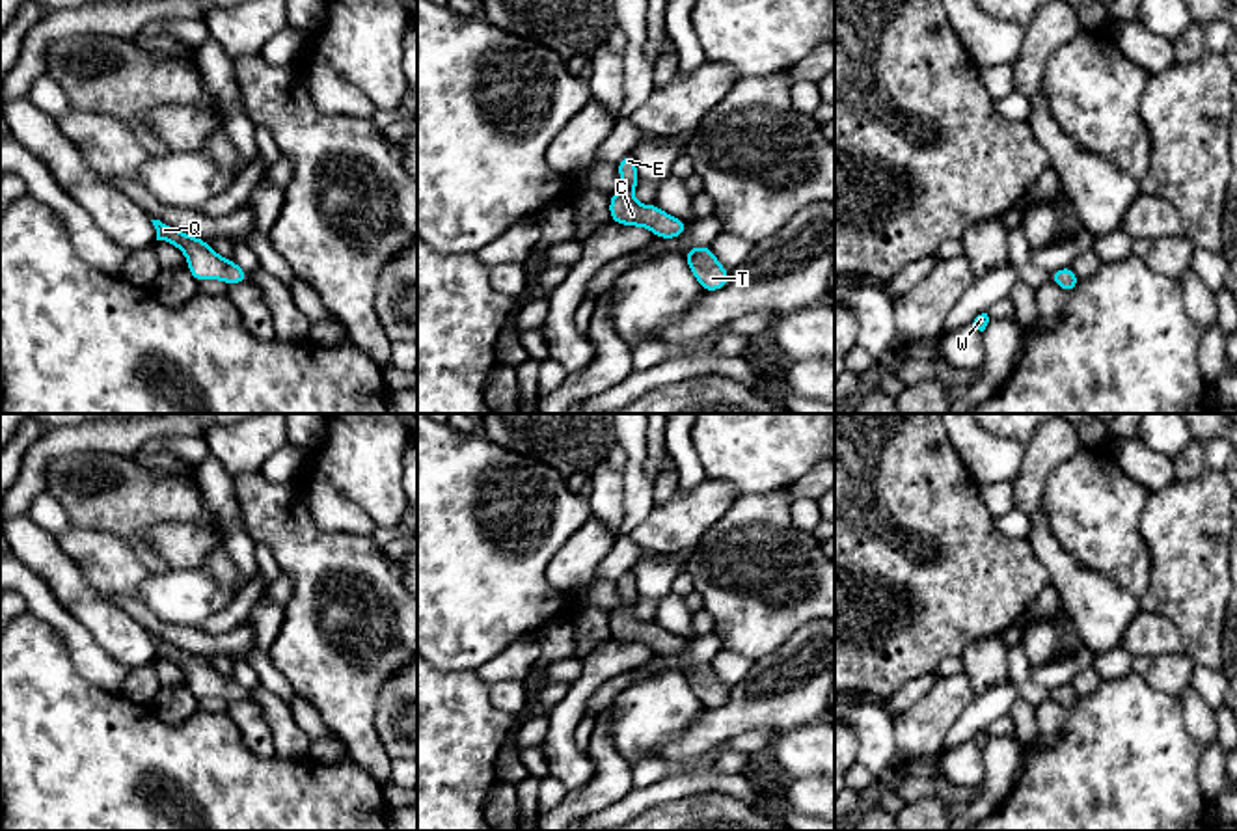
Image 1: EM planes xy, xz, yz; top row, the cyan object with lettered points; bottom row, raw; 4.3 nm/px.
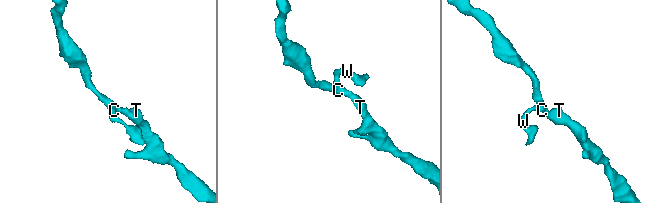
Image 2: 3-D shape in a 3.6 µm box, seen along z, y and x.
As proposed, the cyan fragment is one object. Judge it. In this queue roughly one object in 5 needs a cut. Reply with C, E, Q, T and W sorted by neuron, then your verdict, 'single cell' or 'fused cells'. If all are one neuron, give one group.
C E Q T W | single cell

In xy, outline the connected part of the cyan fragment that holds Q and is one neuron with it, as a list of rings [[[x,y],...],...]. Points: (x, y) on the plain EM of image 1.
[[[151,637],[156,647],[156,658],[175,661],[188,676],[188,689],[199,701],[205,697],[222,697],[229,702],[250,699],[233,676],[220,674],[207,658],[186,652],[175,645]]]

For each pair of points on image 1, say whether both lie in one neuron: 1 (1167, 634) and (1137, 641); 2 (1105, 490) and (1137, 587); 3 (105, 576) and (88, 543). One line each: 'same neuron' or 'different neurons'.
1: same neuron
2: same neuron
3: same neuron

